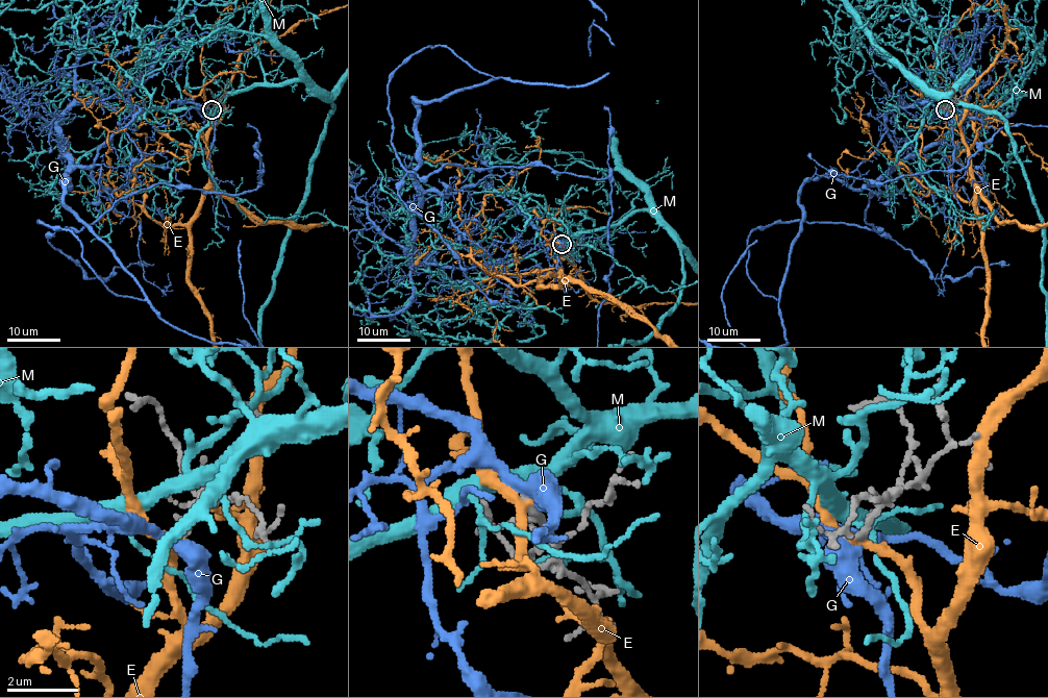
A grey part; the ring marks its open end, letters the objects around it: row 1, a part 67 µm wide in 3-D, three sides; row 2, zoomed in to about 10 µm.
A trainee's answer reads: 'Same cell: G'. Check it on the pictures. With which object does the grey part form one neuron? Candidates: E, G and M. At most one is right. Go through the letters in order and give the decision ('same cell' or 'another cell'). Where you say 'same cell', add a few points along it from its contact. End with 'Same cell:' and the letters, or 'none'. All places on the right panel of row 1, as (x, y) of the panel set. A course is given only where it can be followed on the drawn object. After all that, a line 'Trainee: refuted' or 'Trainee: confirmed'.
E: another cell
G: same cell
M: another cell
Same cell: G
Trainee: confirmed

